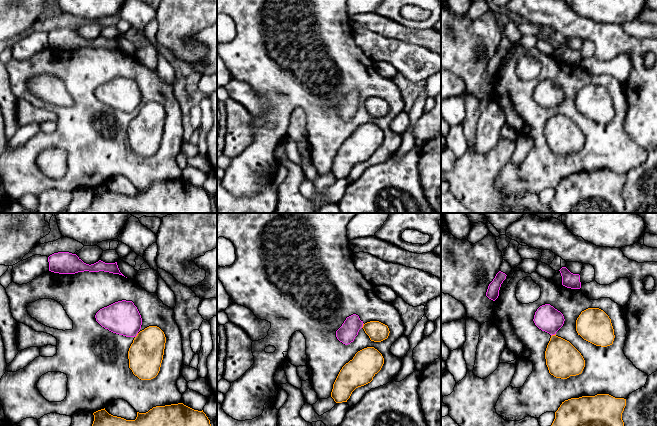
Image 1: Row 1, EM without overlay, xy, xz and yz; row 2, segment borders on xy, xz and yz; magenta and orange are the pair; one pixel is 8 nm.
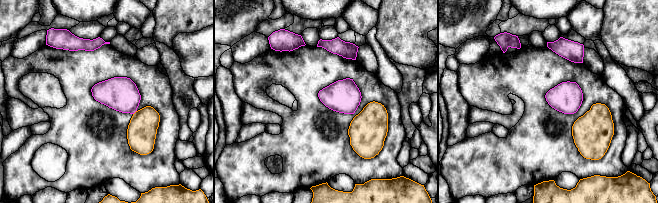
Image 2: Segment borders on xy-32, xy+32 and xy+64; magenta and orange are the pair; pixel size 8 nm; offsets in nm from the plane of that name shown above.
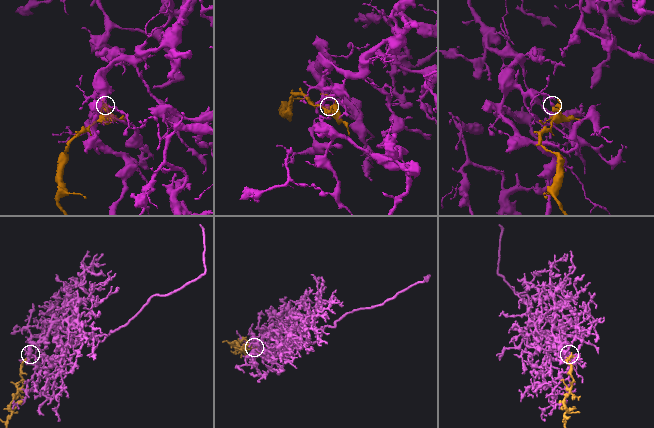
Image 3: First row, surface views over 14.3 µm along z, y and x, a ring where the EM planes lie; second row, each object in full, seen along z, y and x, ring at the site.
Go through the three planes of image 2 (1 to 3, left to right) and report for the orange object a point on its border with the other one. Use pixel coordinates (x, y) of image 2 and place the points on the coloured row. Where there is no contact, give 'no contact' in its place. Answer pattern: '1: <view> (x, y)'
1: xy-32 (135, 111)
2: no contact
3: no contact

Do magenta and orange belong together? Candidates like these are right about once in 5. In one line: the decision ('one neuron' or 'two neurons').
two neurons

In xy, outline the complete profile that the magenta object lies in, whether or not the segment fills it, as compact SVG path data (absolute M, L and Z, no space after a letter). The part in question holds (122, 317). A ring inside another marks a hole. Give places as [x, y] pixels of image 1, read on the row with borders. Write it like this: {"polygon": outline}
{"polygon": "M118 301L100 309L96 321L105 329L126 337L136 337L141 329L142 318L132 301Z"}

